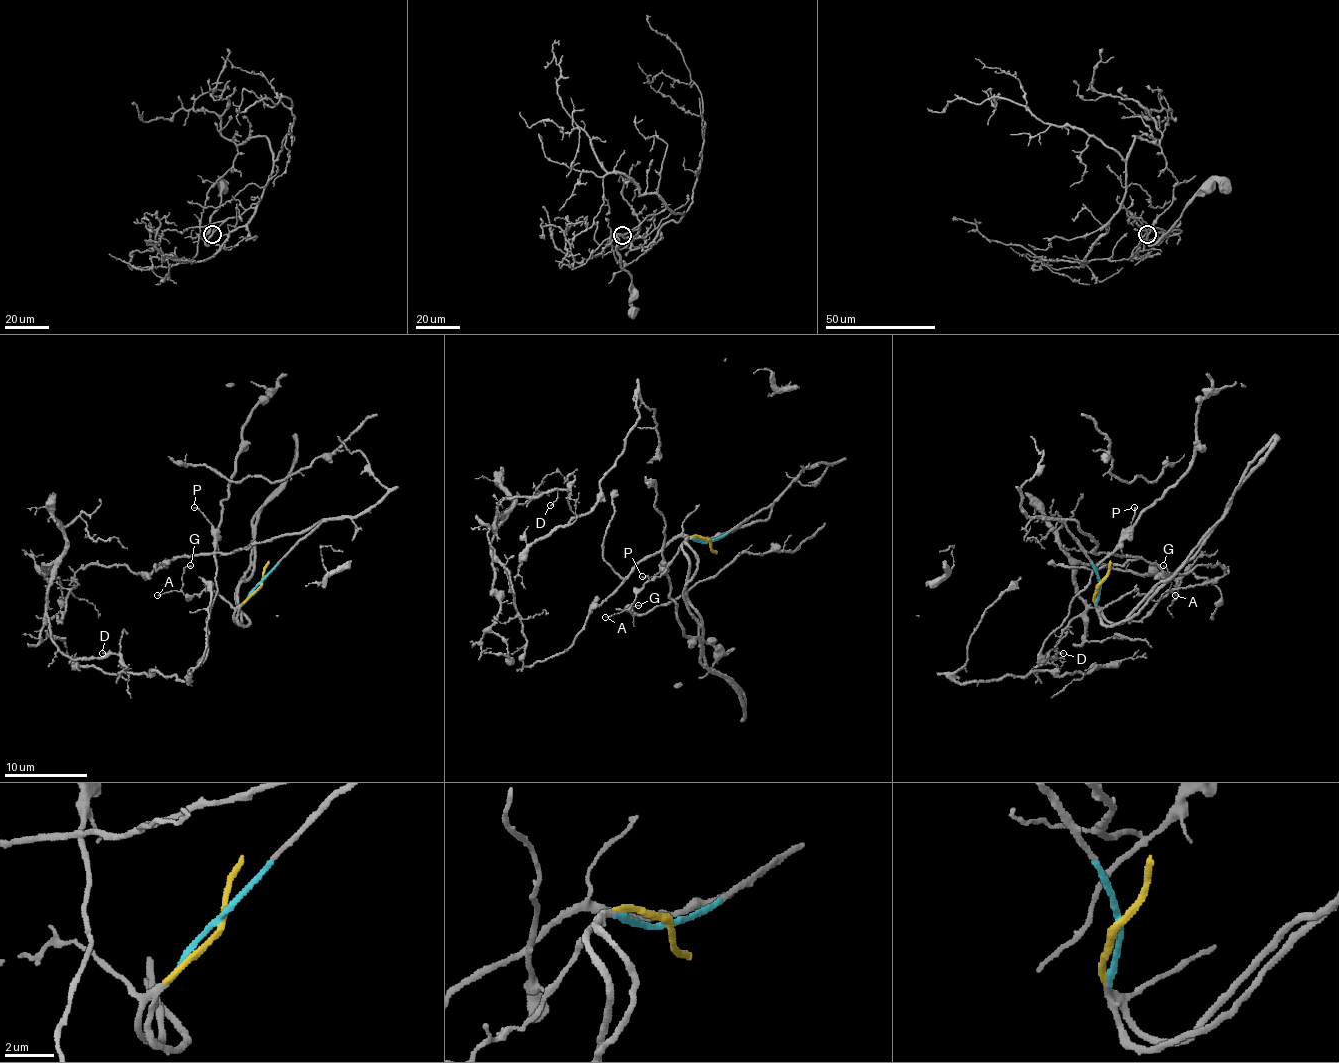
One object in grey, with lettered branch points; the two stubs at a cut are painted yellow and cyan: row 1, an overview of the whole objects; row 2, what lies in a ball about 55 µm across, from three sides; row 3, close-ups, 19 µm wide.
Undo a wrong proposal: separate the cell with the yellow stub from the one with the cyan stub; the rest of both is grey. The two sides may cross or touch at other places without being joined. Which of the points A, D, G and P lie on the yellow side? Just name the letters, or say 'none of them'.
A, G

